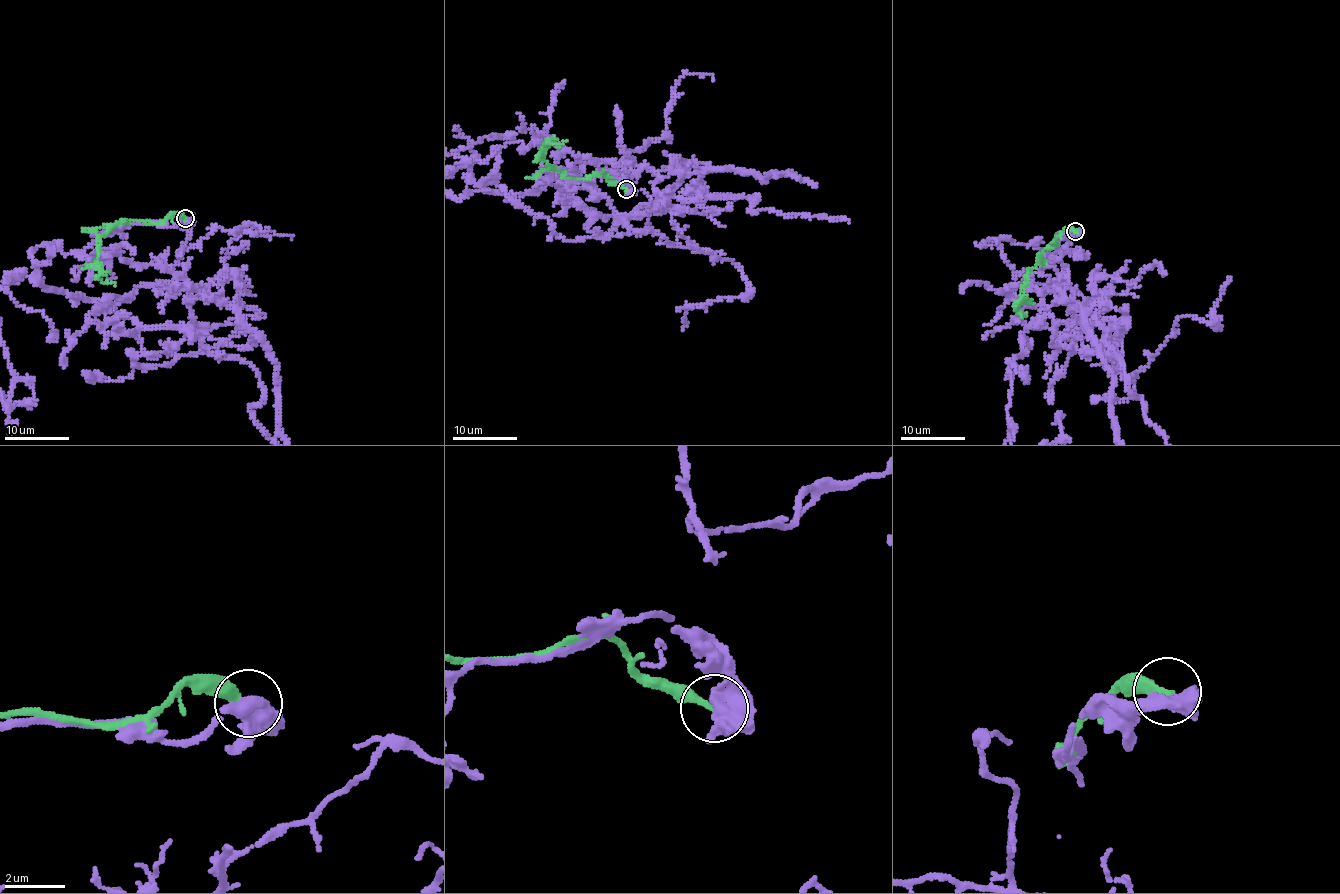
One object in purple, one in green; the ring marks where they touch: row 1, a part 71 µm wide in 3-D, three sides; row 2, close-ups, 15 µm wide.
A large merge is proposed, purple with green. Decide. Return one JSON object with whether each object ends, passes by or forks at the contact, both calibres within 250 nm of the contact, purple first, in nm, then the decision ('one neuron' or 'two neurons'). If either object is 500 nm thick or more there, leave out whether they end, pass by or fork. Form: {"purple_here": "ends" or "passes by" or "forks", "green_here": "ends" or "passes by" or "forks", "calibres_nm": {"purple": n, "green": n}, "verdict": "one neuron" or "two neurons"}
{"calibres_nm": {"purple": 700, "green": 280}, "verdict": "two neurons"}

